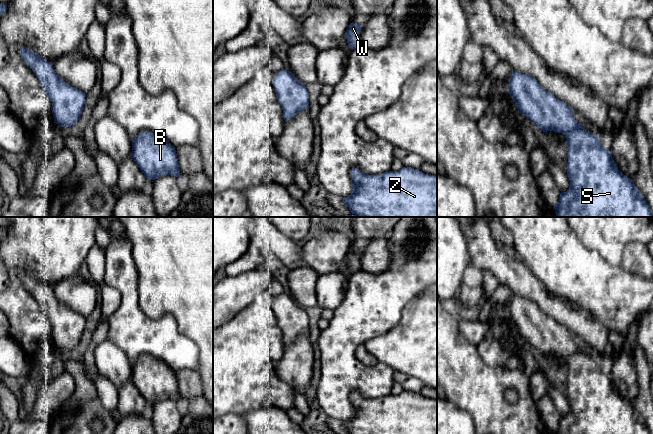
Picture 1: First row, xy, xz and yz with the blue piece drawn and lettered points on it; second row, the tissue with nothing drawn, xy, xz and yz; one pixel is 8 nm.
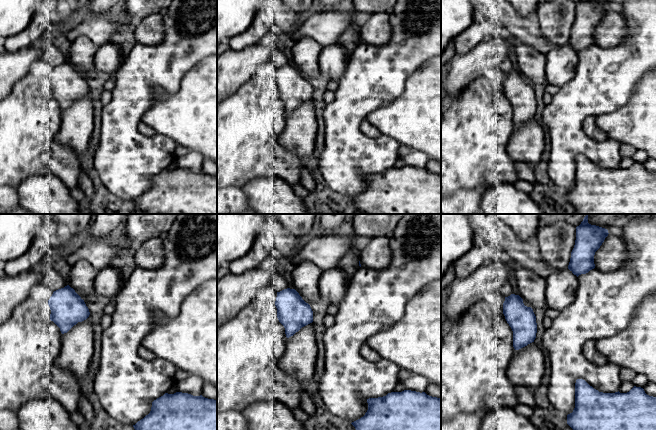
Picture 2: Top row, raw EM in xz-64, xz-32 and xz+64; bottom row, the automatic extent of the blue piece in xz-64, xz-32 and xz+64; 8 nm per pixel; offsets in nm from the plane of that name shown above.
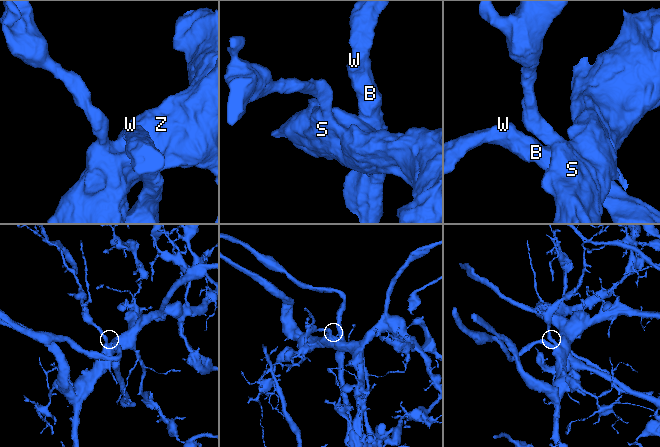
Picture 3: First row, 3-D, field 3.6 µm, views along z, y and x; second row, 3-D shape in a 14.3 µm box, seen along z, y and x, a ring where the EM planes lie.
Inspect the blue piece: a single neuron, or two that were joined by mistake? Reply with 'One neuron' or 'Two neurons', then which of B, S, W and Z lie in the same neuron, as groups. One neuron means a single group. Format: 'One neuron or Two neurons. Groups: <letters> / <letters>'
Two neurons. Groups: B W / S Z

